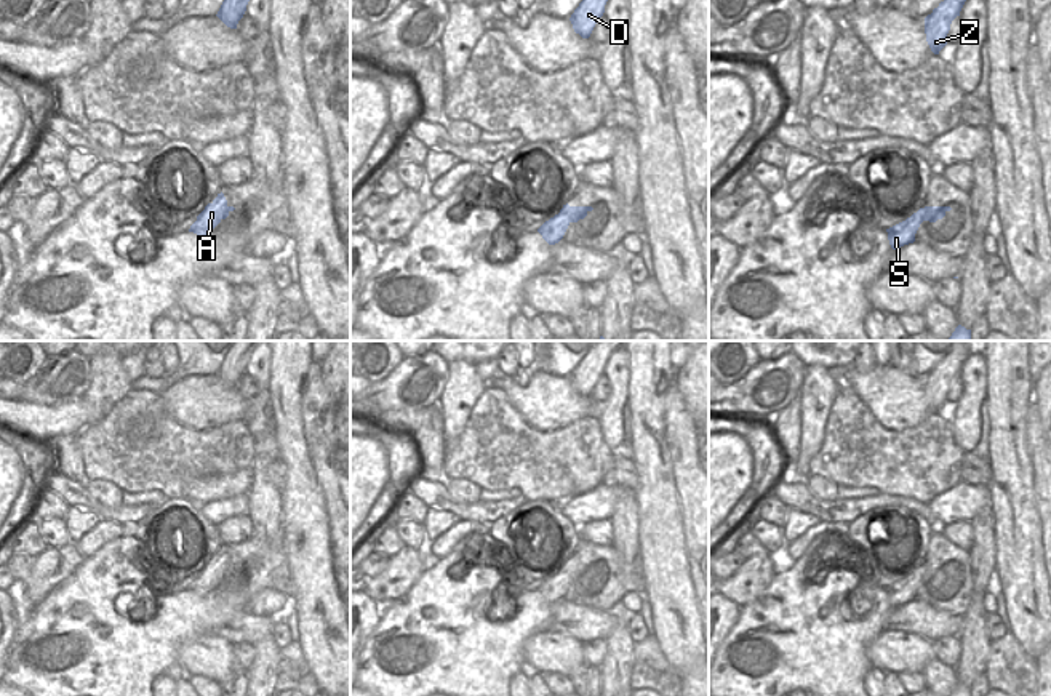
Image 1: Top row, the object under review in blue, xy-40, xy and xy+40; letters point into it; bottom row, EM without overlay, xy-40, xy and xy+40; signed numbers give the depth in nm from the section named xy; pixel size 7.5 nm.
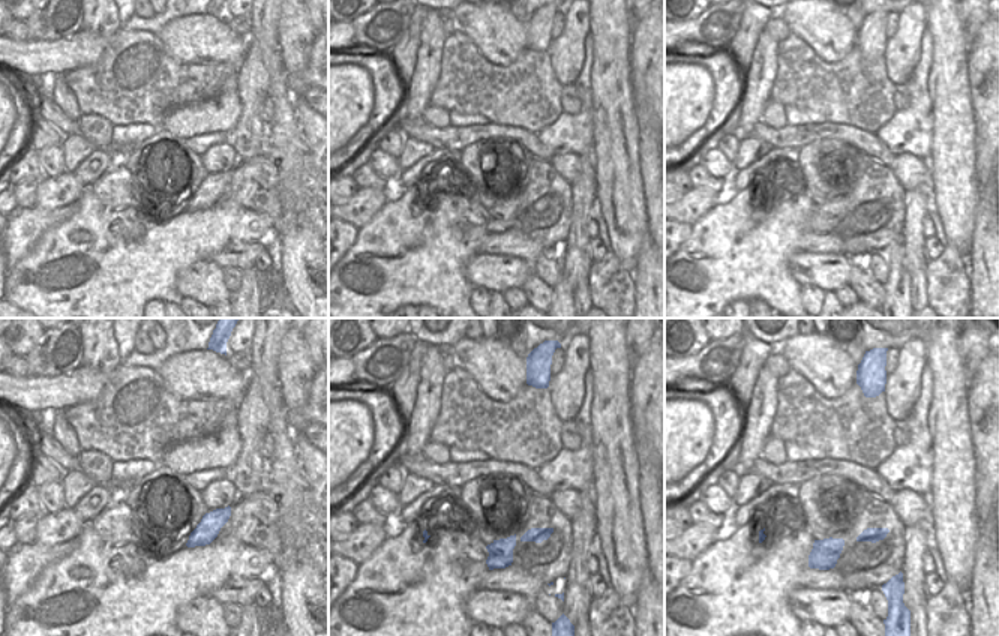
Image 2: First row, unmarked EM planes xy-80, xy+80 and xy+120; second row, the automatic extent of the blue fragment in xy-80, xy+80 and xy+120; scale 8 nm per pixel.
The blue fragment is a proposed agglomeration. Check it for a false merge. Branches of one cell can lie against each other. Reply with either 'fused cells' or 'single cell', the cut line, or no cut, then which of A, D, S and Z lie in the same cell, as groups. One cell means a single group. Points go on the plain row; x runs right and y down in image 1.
fused cells; cut xy (571, 565), (570, 580); groups A S / D Z

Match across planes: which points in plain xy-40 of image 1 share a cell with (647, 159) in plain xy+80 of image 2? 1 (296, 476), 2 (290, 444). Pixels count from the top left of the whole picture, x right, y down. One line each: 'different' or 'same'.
1: different
2: different

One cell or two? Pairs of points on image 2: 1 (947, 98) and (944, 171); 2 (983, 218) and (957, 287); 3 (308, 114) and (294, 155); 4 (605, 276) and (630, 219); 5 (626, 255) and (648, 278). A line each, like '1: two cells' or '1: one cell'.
1: one cell
2: two cells
3: two cells
4: two cells
5: two cells

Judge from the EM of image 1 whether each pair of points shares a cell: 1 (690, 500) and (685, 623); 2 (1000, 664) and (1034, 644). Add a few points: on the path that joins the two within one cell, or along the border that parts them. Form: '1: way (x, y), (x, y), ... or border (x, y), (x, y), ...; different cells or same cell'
1: border (682, 522), (683, 548), (691, 583); different cells
2: border (1010, 631), (1034, 660); different cells

